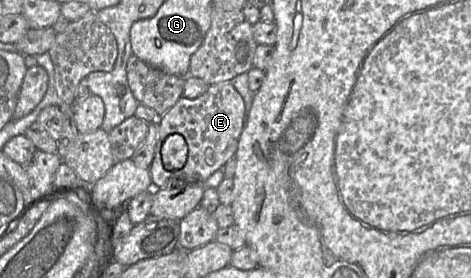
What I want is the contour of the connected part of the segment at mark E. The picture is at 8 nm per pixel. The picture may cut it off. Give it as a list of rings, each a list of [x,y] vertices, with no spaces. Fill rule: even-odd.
[[[230,81],[211,84],[203,94],[194,99],[181,96],[157,120],[155,155],[149,167],[152,189],[168,188],[172,181],[204,184],[215,171],[234,156],[244,125],[244,99]],[[172,133],[178,133],[184,137],[188,146],[188,156],[182,168],[168,171],[162,163],[161,147],[166,137]]]

